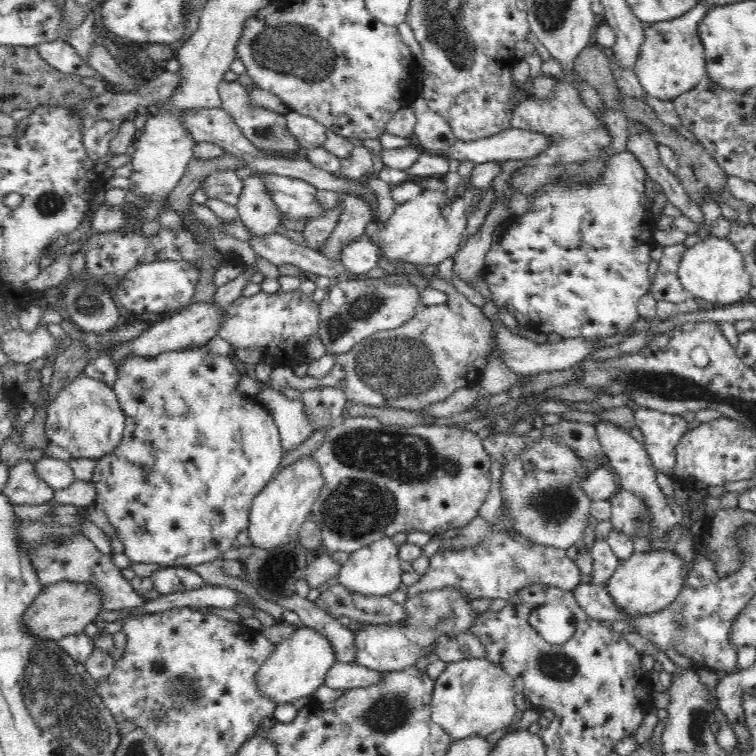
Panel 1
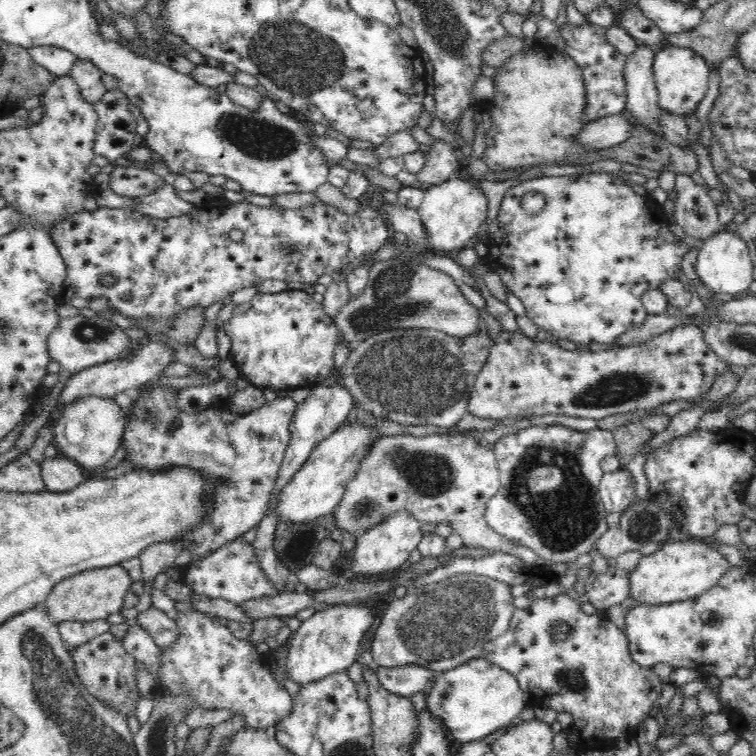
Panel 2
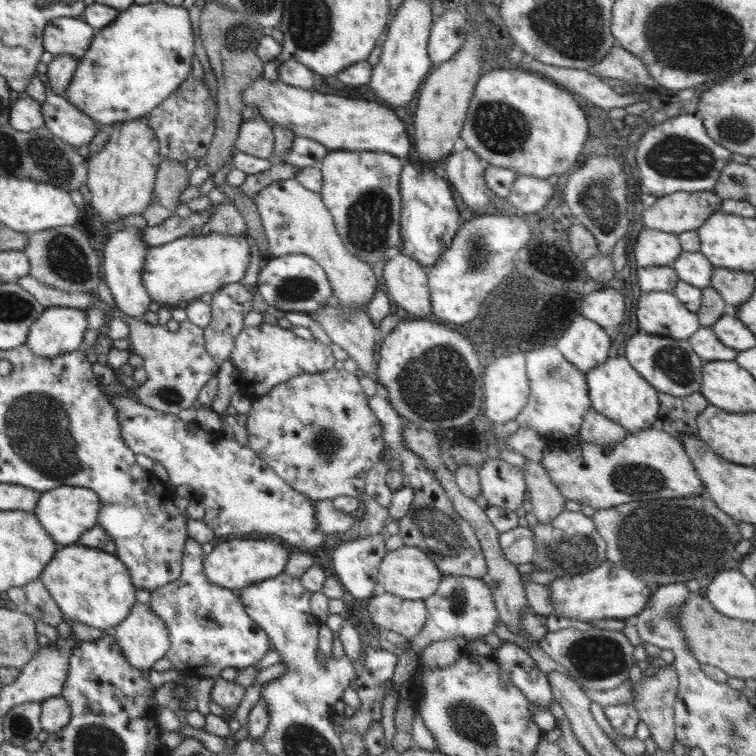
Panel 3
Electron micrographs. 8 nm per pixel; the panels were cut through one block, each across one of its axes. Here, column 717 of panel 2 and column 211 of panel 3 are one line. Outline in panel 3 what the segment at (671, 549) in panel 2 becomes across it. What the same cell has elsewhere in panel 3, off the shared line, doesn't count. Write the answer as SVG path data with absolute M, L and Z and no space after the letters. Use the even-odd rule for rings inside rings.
M234 539L230 542L219 542L203 561L205 578L219 588L244 589L264 580L275 578L284 572L289 548L274 539L249 540Z

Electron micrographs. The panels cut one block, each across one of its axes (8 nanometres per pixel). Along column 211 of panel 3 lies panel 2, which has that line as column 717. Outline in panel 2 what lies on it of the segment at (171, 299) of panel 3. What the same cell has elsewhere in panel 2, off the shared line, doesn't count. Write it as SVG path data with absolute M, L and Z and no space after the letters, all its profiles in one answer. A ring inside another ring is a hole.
M731 226L716 232L699 245L695 269L699 279L715 294L740 294L748 290L755 280L748 245L740 238L736 227Z

